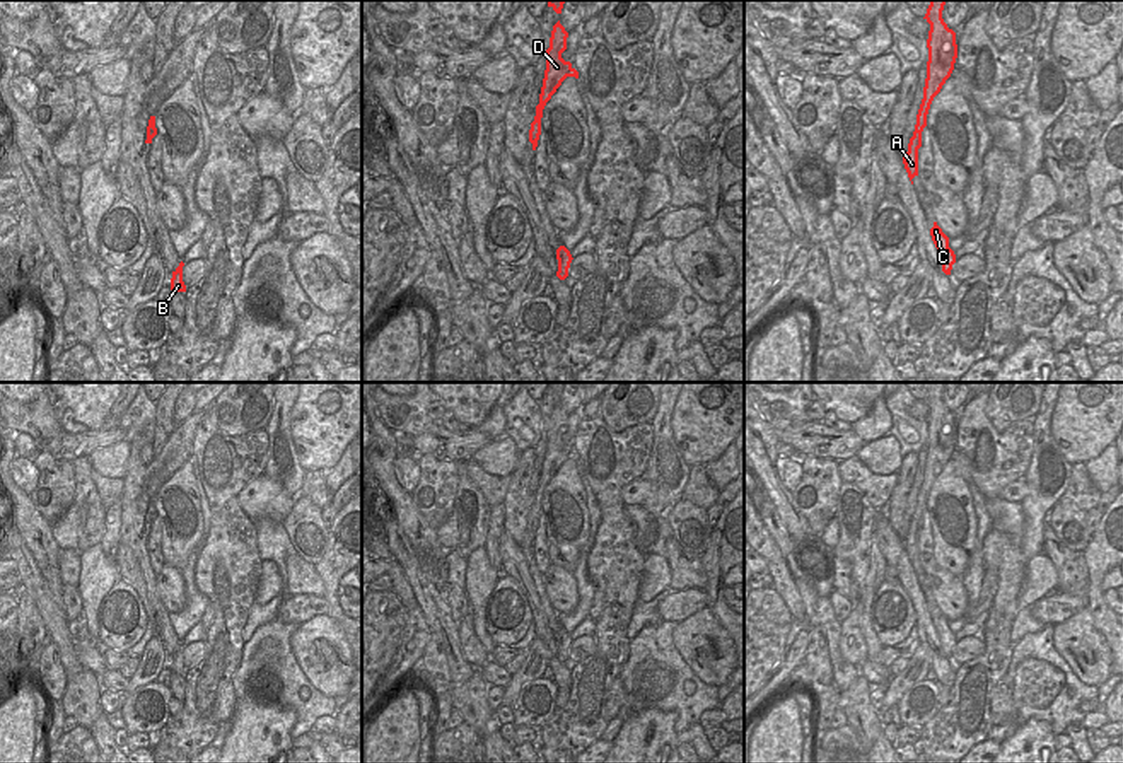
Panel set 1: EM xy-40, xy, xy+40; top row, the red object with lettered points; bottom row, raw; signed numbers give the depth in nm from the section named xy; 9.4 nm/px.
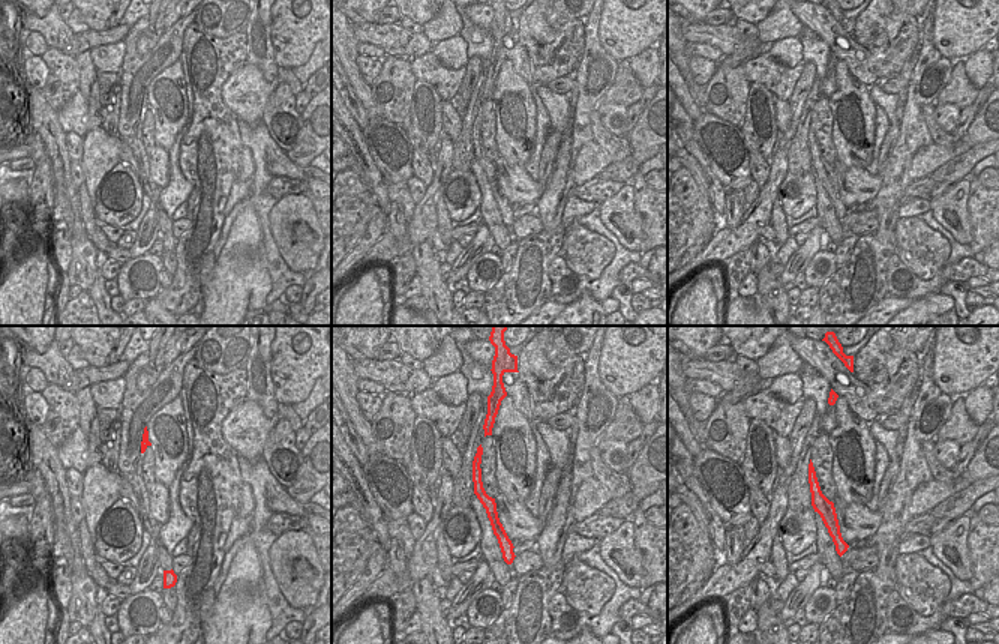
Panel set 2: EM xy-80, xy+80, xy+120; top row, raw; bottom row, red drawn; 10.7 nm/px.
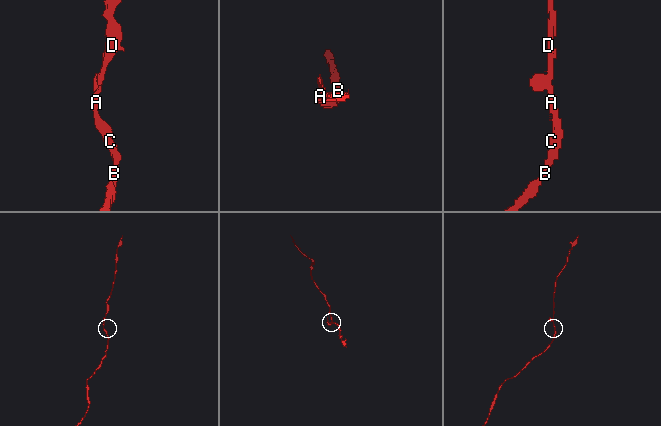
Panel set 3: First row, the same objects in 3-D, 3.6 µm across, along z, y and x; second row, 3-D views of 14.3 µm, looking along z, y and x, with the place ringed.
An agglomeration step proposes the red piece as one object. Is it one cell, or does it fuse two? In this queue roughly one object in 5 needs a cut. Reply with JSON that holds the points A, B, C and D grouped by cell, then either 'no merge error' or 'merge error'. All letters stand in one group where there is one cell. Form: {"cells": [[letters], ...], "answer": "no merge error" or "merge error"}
{"cells": [["A", "B", "C", "D"]], "answer": "no merge error"}

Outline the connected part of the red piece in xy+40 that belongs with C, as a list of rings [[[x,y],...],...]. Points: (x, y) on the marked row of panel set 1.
[[[934,222],[934,227],[930,229],[930,236],[932,236],[932,241],[937,248],[942,271],[946,275],[951,275],[952,265],[956,263],[956,254],[949,248],[949,237],[942,232],[942,229],[937,225],[937,222]]]

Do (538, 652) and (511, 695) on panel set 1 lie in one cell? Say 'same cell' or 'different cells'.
same cell

